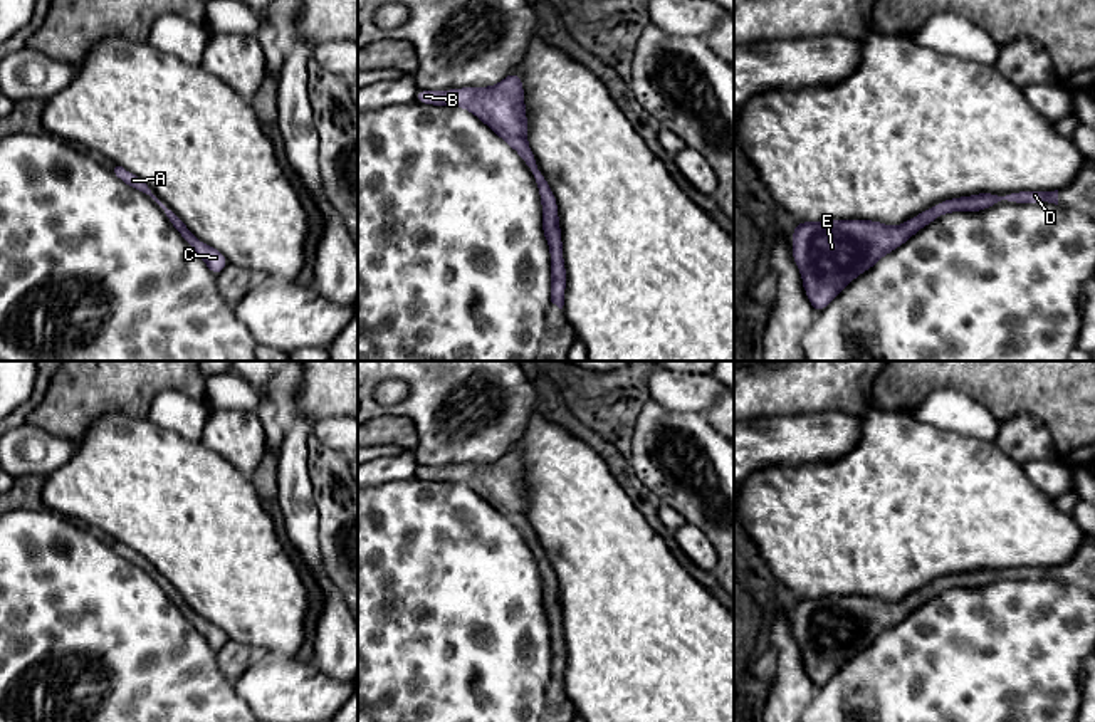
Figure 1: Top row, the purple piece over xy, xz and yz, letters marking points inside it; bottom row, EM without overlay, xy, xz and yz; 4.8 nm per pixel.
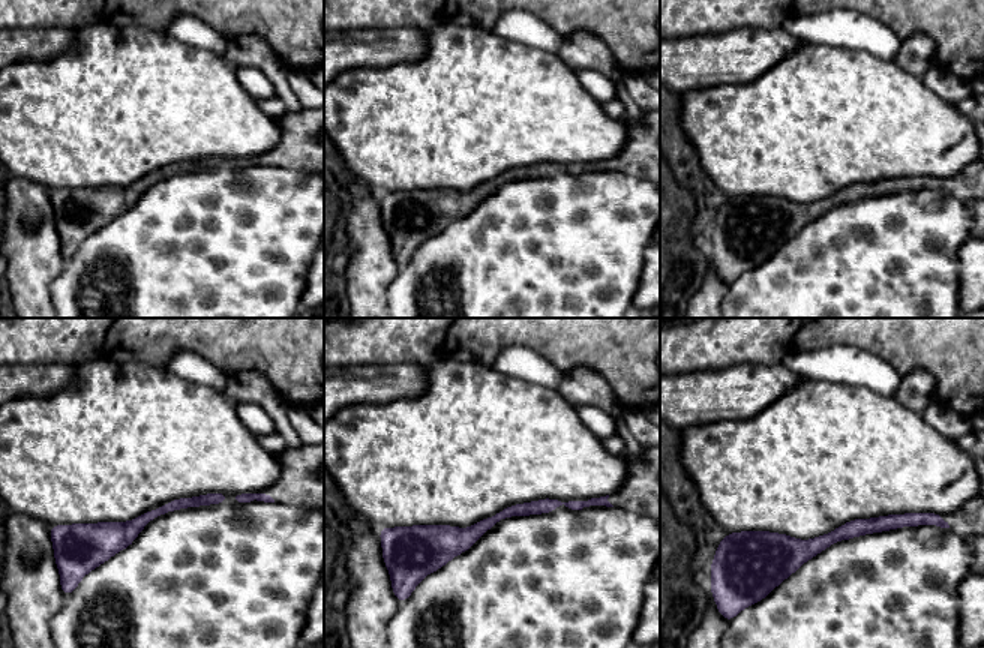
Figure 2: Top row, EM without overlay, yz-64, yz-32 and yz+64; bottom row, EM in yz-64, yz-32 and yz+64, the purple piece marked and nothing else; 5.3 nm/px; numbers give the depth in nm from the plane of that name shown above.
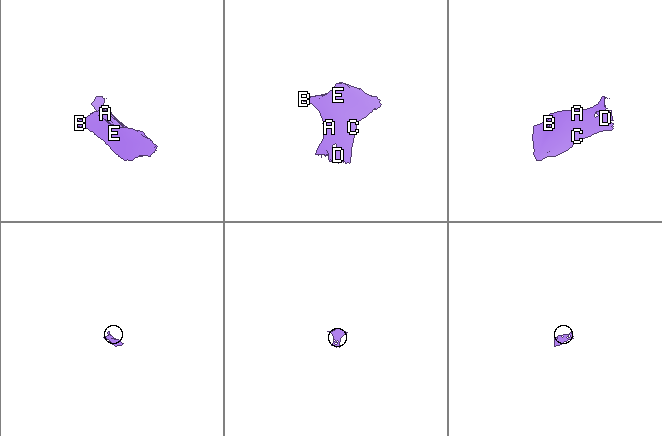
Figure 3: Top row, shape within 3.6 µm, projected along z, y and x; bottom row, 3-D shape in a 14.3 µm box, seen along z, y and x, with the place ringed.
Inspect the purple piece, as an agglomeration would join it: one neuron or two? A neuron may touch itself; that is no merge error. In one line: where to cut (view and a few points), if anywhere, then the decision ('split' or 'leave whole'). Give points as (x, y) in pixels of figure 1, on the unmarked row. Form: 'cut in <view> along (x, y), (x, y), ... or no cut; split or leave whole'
no cut; leave whole

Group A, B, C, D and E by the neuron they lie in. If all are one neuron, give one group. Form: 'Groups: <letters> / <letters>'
Groups: A B C D E

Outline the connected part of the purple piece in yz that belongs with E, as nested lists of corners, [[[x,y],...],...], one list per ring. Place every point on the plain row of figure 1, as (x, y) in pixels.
[[[1055,568],[977,569],[944,576],[899,603],[872,596],[798,598],[793,606],[793,636],[815,690],[821,688],[855,653],[872,645],[942,589],[982,588],[999,578],[1055,579]]]

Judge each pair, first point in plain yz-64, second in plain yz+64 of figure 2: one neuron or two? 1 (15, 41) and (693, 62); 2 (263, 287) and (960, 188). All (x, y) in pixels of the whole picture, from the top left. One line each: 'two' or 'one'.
1: one
2: two

